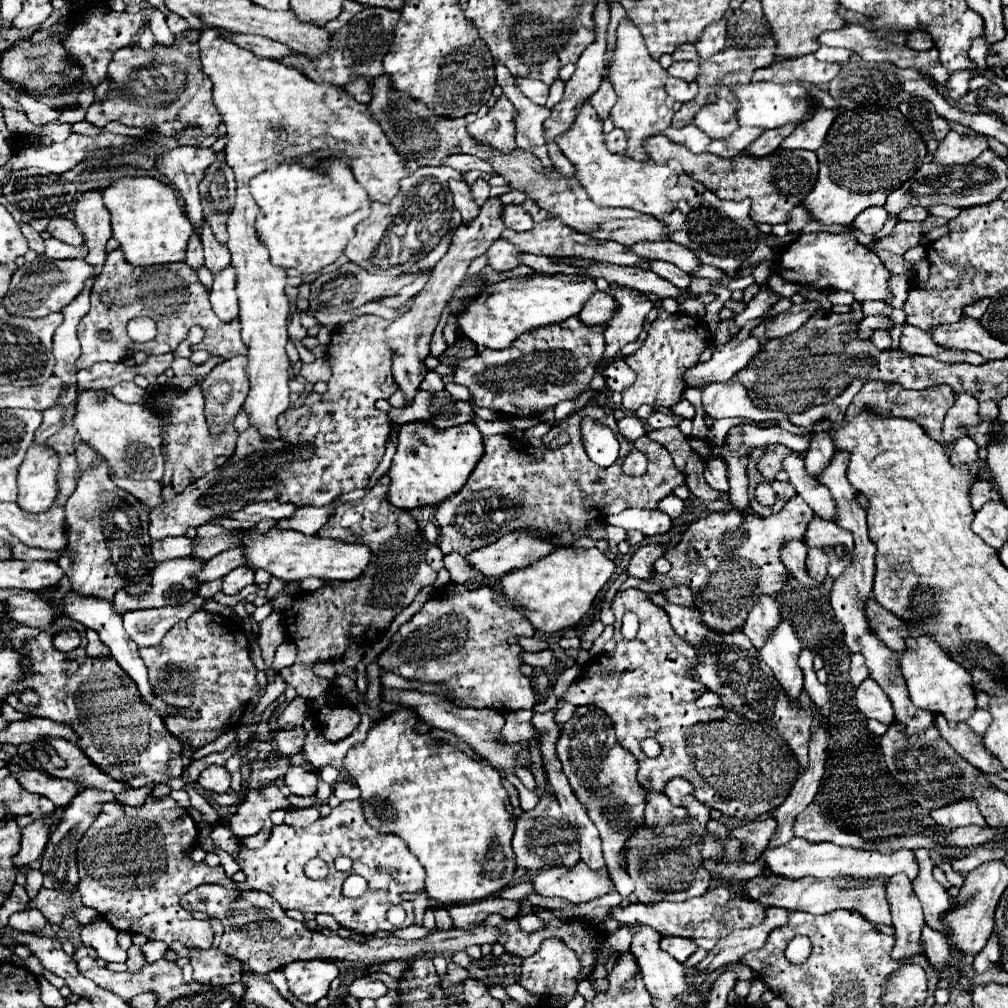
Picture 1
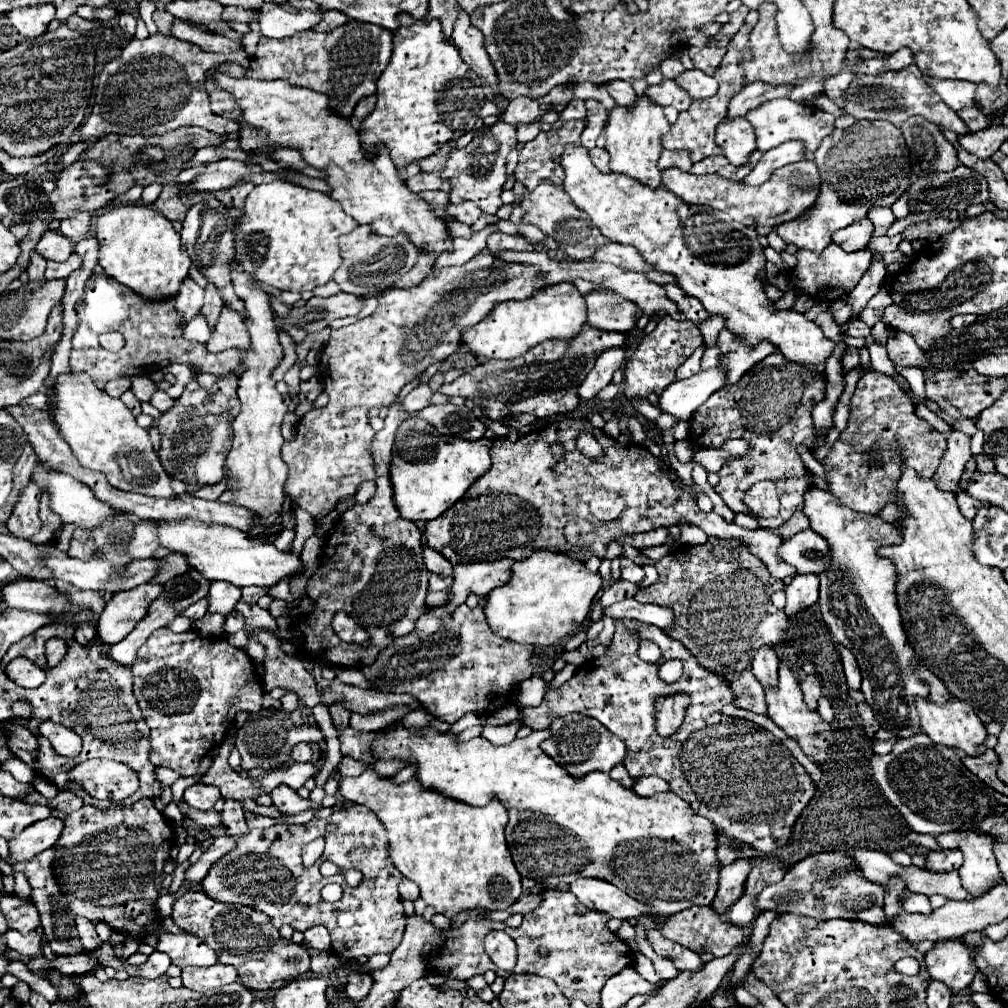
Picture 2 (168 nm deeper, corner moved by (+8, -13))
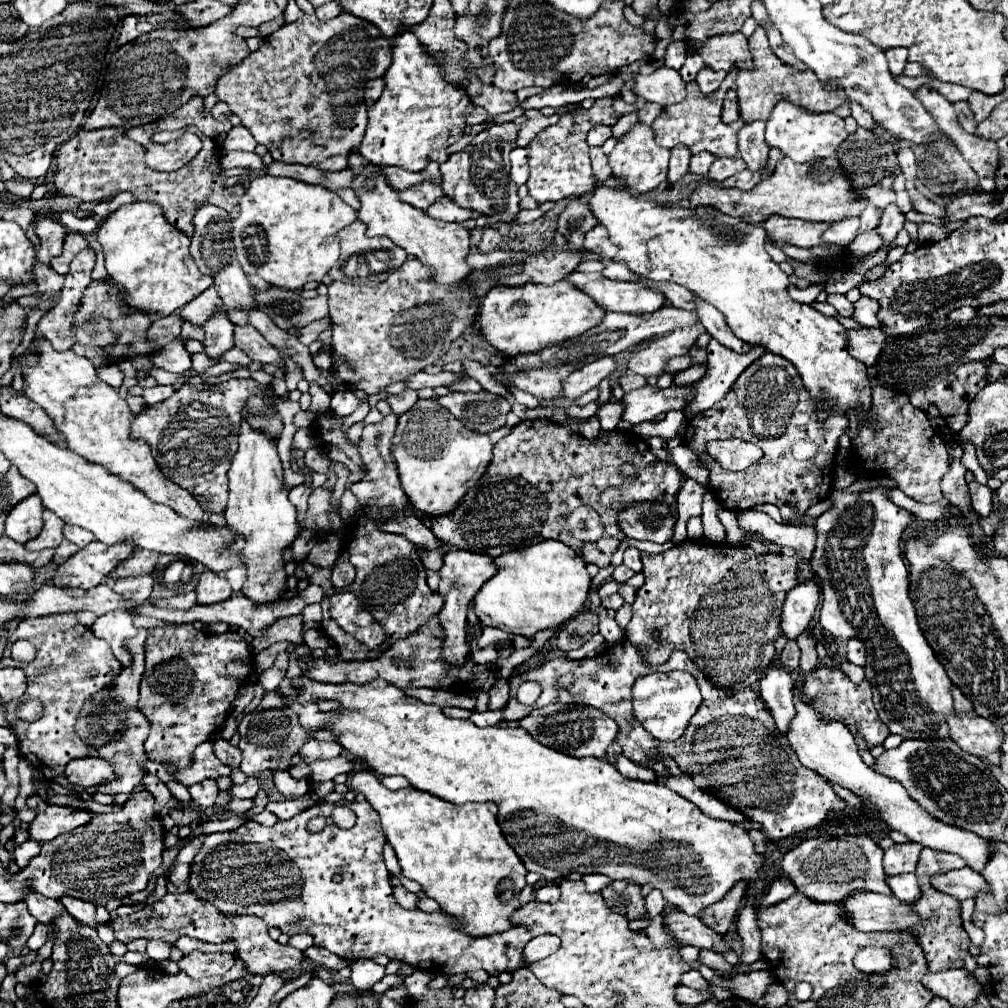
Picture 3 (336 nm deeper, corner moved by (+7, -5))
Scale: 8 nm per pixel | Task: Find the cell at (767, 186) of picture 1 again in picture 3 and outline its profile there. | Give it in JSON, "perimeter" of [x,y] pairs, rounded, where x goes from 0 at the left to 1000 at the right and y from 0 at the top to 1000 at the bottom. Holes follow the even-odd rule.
{"perimeter":[[[778,157],[770,163],[766,175],[754,179],[744,190],[736,190],[734,187],[716,187],[710,179],[696,181],[687,190],[685,204],[708,204],[714,210],[744,222],[756,222],[762,214],[768,212],[808,220],[829,220],[841,214],[853,214],[857,208],[857,198],[845,190],[845,183],[837,175],[829,157],[804,159],[802,163],[792,163],[784,157]]]}

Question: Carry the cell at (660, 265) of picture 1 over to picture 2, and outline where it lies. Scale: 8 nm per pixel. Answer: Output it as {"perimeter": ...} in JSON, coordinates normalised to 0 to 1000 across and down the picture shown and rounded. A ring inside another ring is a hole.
{"perimeter":[[[662,282],[660,290],[664,290],[664,296],[672,302],[672,306],[689,321],[695,321],[703,315],[703,312],[699,310],[699,306],[695,306],[693,298],[688,298],[688,294],[680,294],[680,290],[676,290],[676,286],[672,286],[670,282]]]}

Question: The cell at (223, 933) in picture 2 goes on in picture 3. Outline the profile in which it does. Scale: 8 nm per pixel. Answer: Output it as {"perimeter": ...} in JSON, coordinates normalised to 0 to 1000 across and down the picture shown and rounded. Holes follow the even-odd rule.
{"perimeter":[[[181,885],[181,887],[165,887],[161,893],[157,893],[151,899],[143,899],[141,903],[115,911],[107,915],[113,921],[113,927],[119,935],[127,937],[135,931],[159,931],[169,937],[177,929],[188,929],[188,931],[198,931],[202,935],[224,935],[224,933],[234,933],[236,942],[234,948],[242,954],[244,962],[254,966],[254,968],[264,968],[264,966],[280,966],[280,964],[298,964],[300,962],[300,952],[302,944],[296,940],[290,940],[288,937],[278,937],[268,931],[266,919],[262,917],[260,911],[256,909],[244,909],[244,907],[220,907],[212,897],[206,893],[196,893],[192,885]],[[161,921],[161,923],[153,923]]]}

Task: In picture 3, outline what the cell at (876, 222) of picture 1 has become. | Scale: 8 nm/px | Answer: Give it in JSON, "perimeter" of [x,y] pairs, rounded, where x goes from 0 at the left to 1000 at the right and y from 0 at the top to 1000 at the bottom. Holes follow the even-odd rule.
{"perimeter":[[[839,216],[839,218],[827,220],[827,222],[815,232],[815,238],[817,238],[819,242],[829,242],[829,244],[841,246],[841,244],[845,242],[845,238],[849,236],[851,226],[853,226],[853,218],[851,218],[851,216]]]}

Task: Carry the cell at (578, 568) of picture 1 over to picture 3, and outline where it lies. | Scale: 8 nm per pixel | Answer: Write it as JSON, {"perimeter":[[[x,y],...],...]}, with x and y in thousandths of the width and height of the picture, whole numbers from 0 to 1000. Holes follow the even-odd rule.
{"perimeter":[[[538,536],[520,546],[502,548],[490,558],[494,569],[470,591],[470,605],[480,621],[530,633],[536,625],[554,625],[579,605],[587,573],[581,567],[581,558],[565,542],[554,536]]]}

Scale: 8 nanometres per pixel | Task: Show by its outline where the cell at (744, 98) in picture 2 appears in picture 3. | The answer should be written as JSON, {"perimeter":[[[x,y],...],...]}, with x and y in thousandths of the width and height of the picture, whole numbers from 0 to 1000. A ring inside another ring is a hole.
{"perimeter":[[[722,89],[720,99],[718,99],[718,109],[716,109],[716,121],[718,123],[734,123],[734,111],[732,111],[732,99],[730,99],[730,89]]]}

